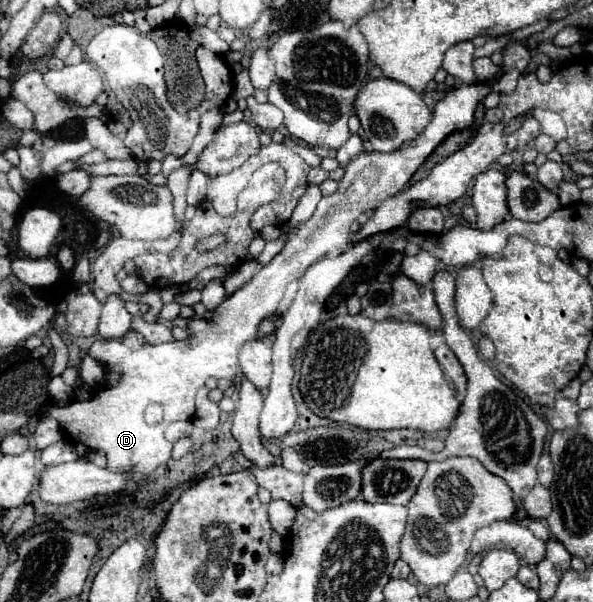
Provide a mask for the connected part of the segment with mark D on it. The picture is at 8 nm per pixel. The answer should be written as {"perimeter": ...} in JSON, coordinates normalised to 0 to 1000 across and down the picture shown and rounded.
{"perimeter":[[[835,130],[825,133],[825,136],[788,140],[788,143],[774,143],[774,146],[761,150],[747,166],[740,166],[734,173],[730,199],[710,219],[710,226],[703,226],[703,233],[690,233],[690,239],[680,239],[676,246],[669,246],[669,252],[609,252],[609,256],[602,256],[582,276],[582,292],[575,296],[568,319],[558,322],[558,326],[541,329],[541,336],[535,339],[531,355],[514,372],[504,375],[504,382],[487,395],[481,412],[450,442],[444,442],[427,458],[427,465],[420,465],[390,495],[376,498],[363,512],[363,522],[359,522],[356,532],[332,532],[332,528],[319,532],[319,551],[322,551],[319,568],[288,568],[288,571],[265,571],[265,575],[241,571],[241,575],[221,581],[204,565],[160,565],[157,575],[147,585],[177,608],[180,641],[174,648],[167,648],[147,668],[130,668],[126,664],[126,668],[120,668],[113,674],[96,674],[93,668],[76,668],[66,678],[66,691],[69,694],[73,691],[93,694],[126,738],[140,734],[153,748],[174,748],[180,754],[180,777],[184,781],[191,781],[191,784],[224,784],[224,797],[218,797],[218,801],[245,797],[261,777],[275,774],[288,761],[288,744],[278,744],[278,728],[275,728],[275,714],[282,711],[282,704],[298,701],[298,698],[322,698],[325,694],[325,688],[329,688],[329,654],[346,638],[346,631],[352,625],[359,625],[359,628],[400,628],[400,621],[406,615],[403,598],[400,598],[400,585],[403,585],[406,571],[413,571],[413,565],[427,565],[433,558],[433,538],[444,528],[450,528],[454,522],[464,518],[470,498],[477,495],[481,475],[491,465],[504,465],[514,455],[514,449],[524,439],[531,439],[535,432],[541,432],[548,425],[568,425],[568,419],[582,419],[582,412],[589,412],[589,402],[592,402],[592,395],[585,395],[585,385],[589,385],[595,365],[602,365],[605,355],[612,355],[619,349],[632,349],[646,332],[666,326],[669,319],[680,319],[686,302],[700,289],[700,282],[720,266],[720,259],[757,223],[784,216],[784,213],[791,213],[798,206],[801,176],[808,173],[811,163],[818,163],[831,150],[831,143],[835,143]]]}

